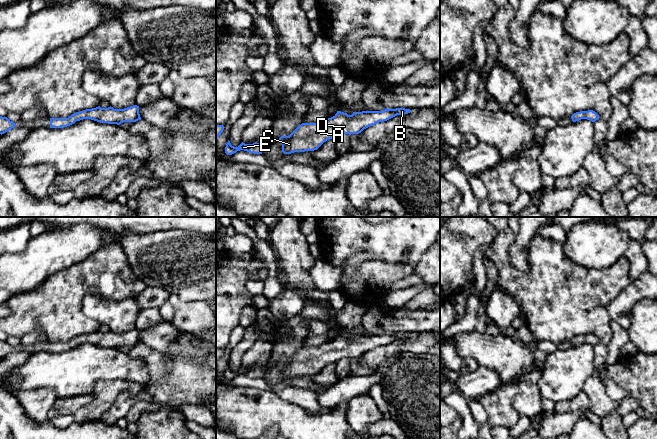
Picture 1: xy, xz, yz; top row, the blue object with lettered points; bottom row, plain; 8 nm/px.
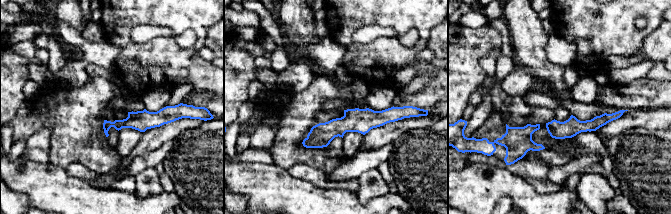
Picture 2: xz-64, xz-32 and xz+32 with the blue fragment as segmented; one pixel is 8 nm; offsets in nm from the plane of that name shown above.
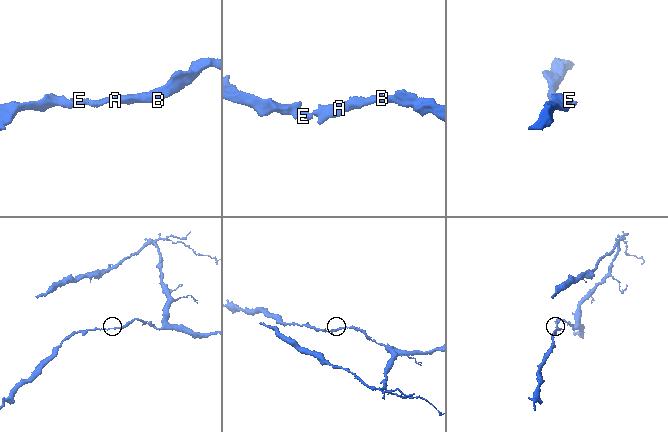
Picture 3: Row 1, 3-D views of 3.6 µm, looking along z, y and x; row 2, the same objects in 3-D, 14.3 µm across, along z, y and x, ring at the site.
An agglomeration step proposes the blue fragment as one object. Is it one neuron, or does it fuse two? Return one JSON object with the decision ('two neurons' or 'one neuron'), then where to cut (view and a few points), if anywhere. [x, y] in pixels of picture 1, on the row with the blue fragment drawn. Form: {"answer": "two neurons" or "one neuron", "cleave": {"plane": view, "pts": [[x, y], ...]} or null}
{"answer": "one neuron", "cleave": null}

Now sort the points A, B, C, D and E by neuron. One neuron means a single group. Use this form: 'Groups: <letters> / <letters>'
Groups: A B C D E

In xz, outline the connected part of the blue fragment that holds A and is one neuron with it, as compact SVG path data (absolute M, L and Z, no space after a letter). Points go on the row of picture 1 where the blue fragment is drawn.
M386 108L382 111L354 112L352 115L337 111L333 117L320 122L302 123L289 136L281 136L278 141L282 143L284 154L314 151L329 139L335 140L342 134L359 134L372 125L410 111L405 108Z

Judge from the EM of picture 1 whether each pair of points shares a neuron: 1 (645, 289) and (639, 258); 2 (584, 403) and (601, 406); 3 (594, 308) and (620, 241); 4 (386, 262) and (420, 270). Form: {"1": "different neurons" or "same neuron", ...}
{"1": "different neurons", "2": "different neurons", "3": "different neurons", "4": "different neurons"}

